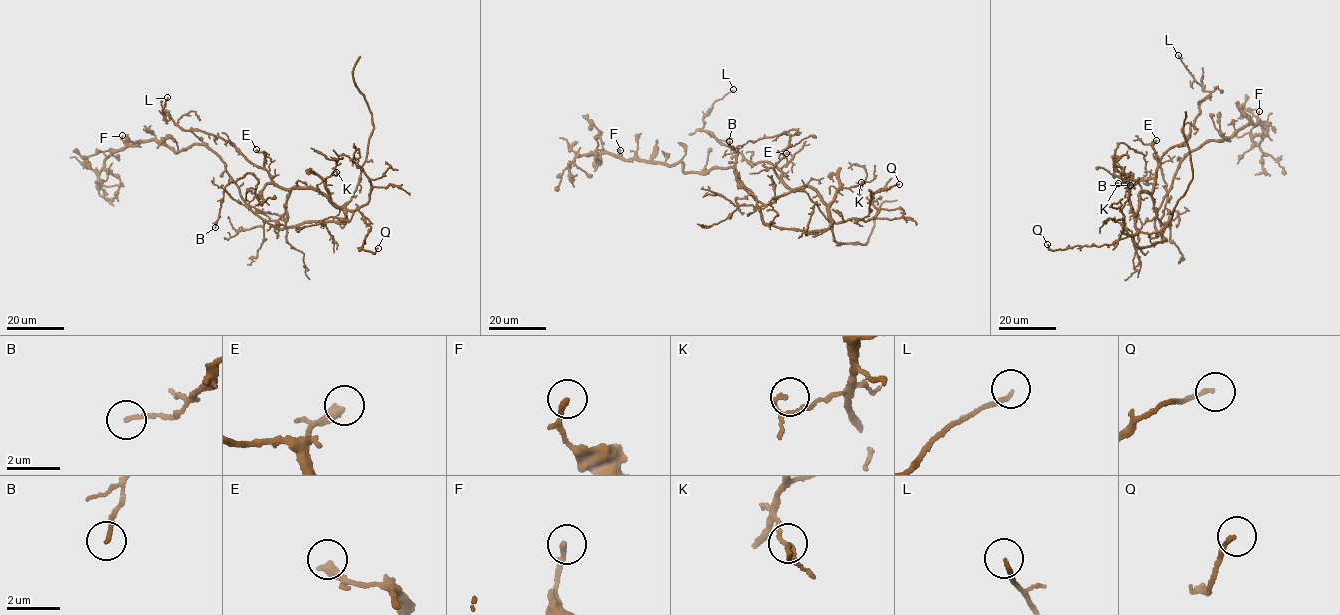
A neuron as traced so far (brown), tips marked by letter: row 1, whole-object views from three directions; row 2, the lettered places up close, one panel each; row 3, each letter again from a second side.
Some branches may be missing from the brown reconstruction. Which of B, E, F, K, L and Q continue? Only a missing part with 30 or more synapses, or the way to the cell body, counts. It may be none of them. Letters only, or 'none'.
none

